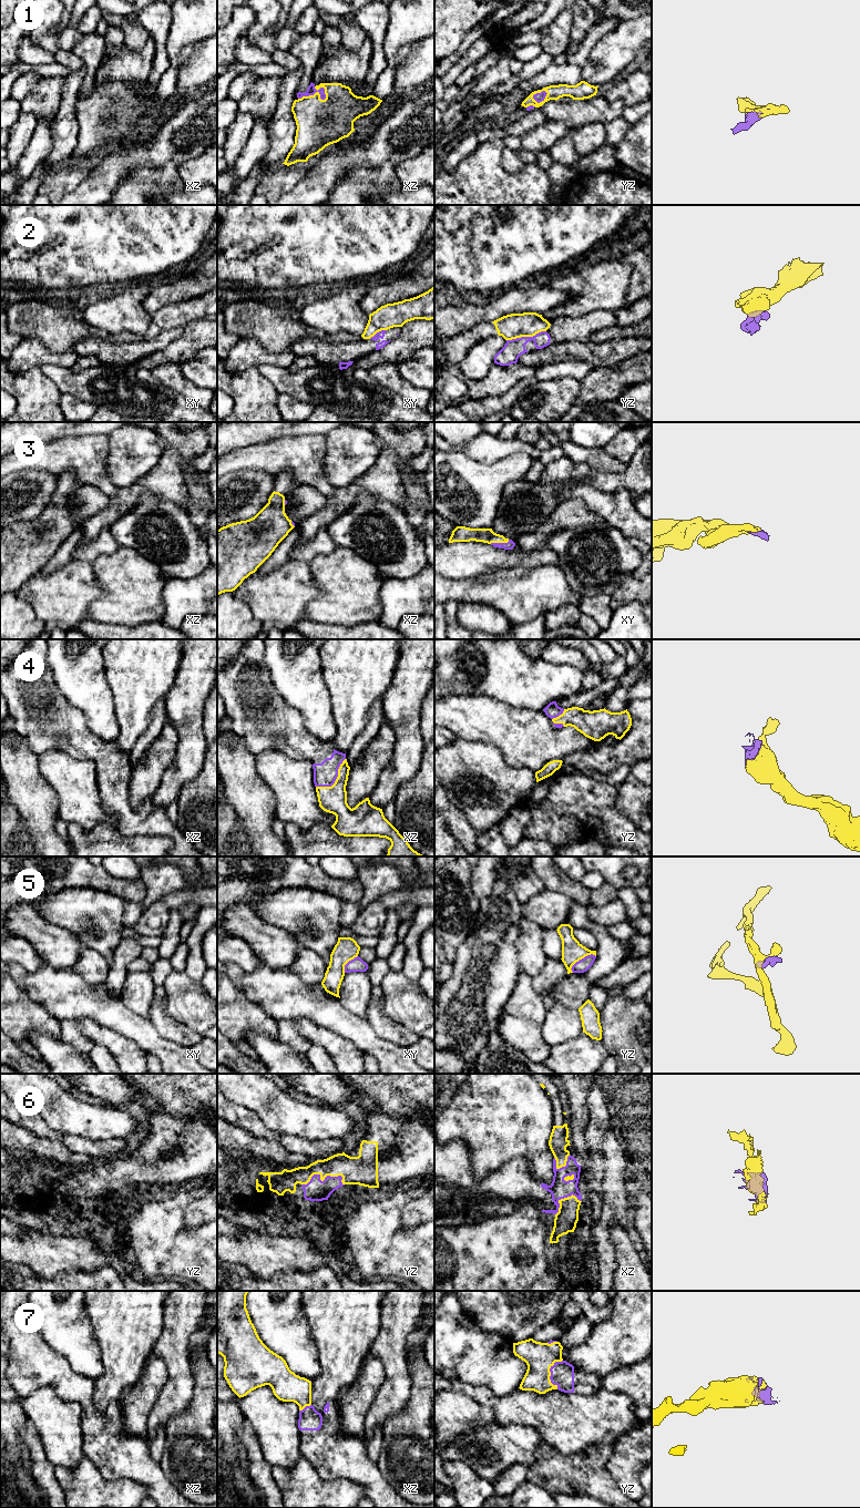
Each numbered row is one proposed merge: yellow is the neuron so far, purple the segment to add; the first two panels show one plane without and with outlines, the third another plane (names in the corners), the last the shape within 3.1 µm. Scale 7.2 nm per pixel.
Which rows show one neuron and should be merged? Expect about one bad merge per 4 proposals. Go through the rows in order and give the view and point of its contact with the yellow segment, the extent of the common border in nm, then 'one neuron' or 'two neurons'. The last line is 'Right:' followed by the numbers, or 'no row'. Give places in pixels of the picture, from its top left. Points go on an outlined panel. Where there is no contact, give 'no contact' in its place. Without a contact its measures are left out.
1: meets yellow in xz at (311, 95); contact 220 nm long; one neuron
2: meets yellow in yz at (525, 336); contact 300 nm long; two neurons
3: meets yellow in xy at (499, 542); contact 150 nm long; one neuron
4: meets yellow in xz at (336, 779); contact 300 nm long; one neuron
5: meets yellow in yz at (581, 958); contact 220 nm long; two neurons
6: meets yellow in yz at (323, 1180); contact 320 nm long; one neuron
7: meets yellow in yz at (550, 1373); contact 220 nm long; one neuron
Right: 1, 3, 4, 6, 7

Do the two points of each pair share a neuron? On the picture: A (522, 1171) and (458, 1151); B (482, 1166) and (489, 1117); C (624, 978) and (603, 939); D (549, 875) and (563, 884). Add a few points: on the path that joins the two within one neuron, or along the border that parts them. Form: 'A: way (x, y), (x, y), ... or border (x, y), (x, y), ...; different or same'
A: way (502, 1182), (473, 1185), (460, 1171); same
B: way (485, 1153), (485, 1132), (489, 1129); same
C: border (626, 960), (596, 980); different
D: way (552, 876), (560, 882); same

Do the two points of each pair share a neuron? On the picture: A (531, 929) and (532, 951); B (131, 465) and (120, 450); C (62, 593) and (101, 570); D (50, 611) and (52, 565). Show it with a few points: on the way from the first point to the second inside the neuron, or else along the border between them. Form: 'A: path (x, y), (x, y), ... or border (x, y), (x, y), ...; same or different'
A: path (531, 934), (531, 945); same
B: path (129, 462), (123, 453); same
C: border (91, 563), (93, 574), (103, 592), (93, 601); different
D: border (72, 560), (49, 573), (42, 574), (39, 572); different

